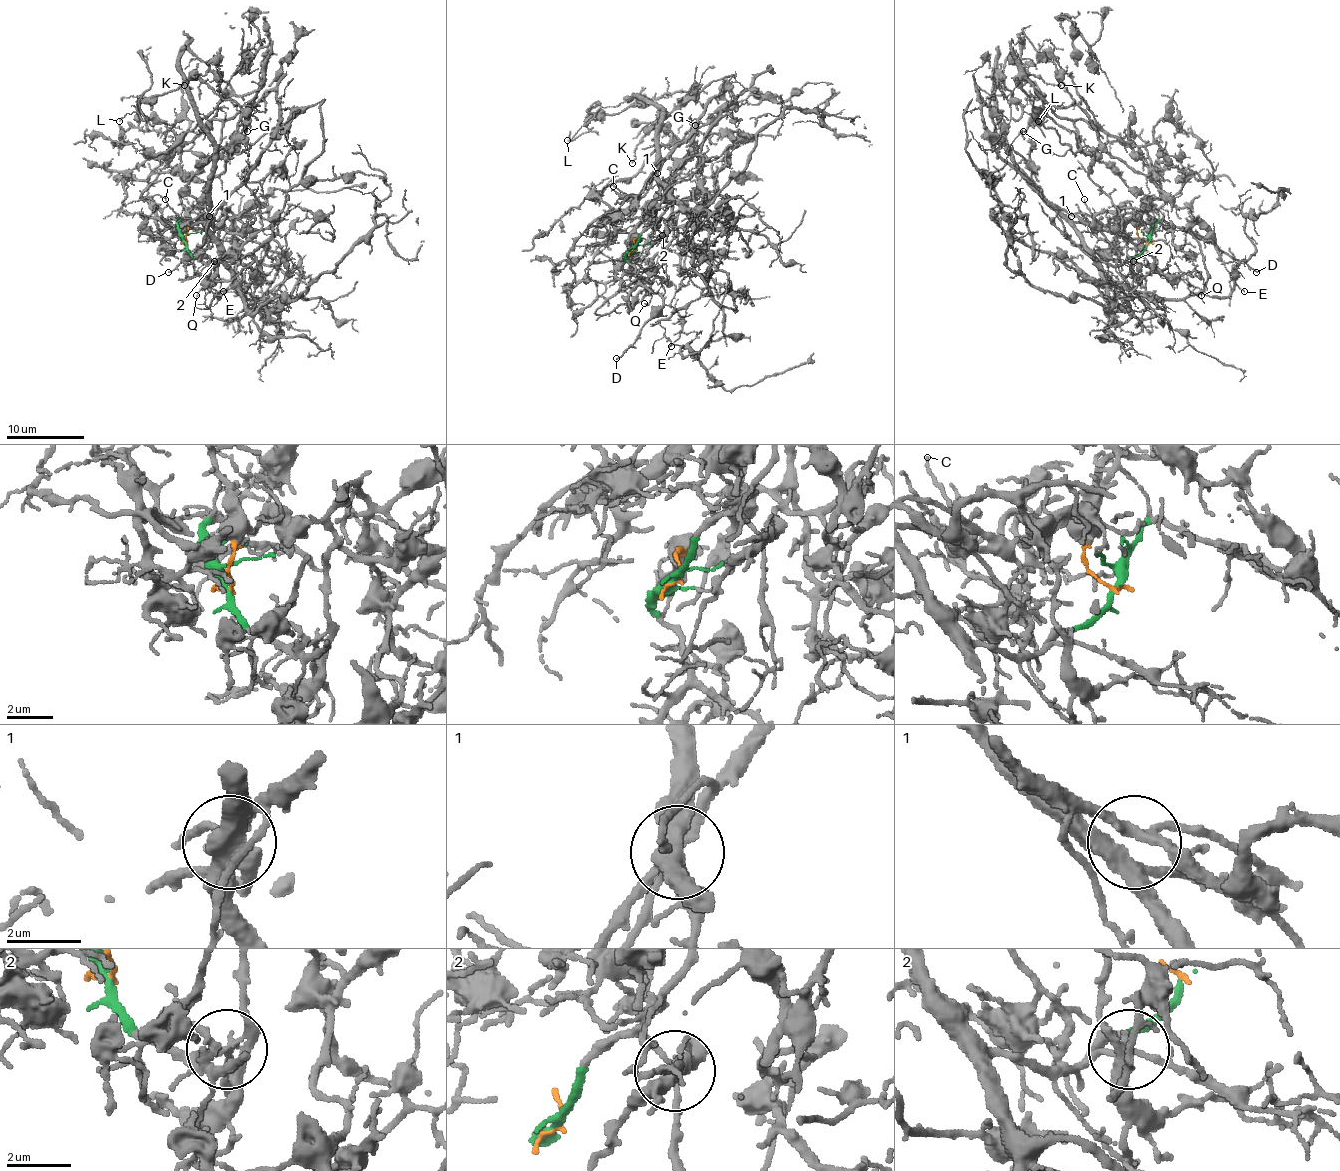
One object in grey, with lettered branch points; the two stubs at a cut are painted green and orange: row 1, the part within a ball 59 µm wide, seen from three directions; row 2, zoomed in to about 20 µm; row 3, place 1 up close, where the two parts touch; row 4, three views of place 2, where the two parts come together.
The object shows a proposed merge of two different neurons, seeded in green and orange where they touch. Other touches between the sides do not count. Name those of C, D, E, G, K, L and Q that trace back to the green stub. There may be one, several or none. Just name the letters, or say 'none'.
D, E, Q

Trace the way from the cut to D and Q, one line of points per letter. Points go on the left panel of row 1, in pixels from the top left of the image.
D: (183, 241), (179, 224), (183, 220), (189, 226), (203, 228), (214, 237), (168, 272)
Q: (183, 241), (195, 259), (207, 263), (214, 261), (218, 276), (197, 296)

